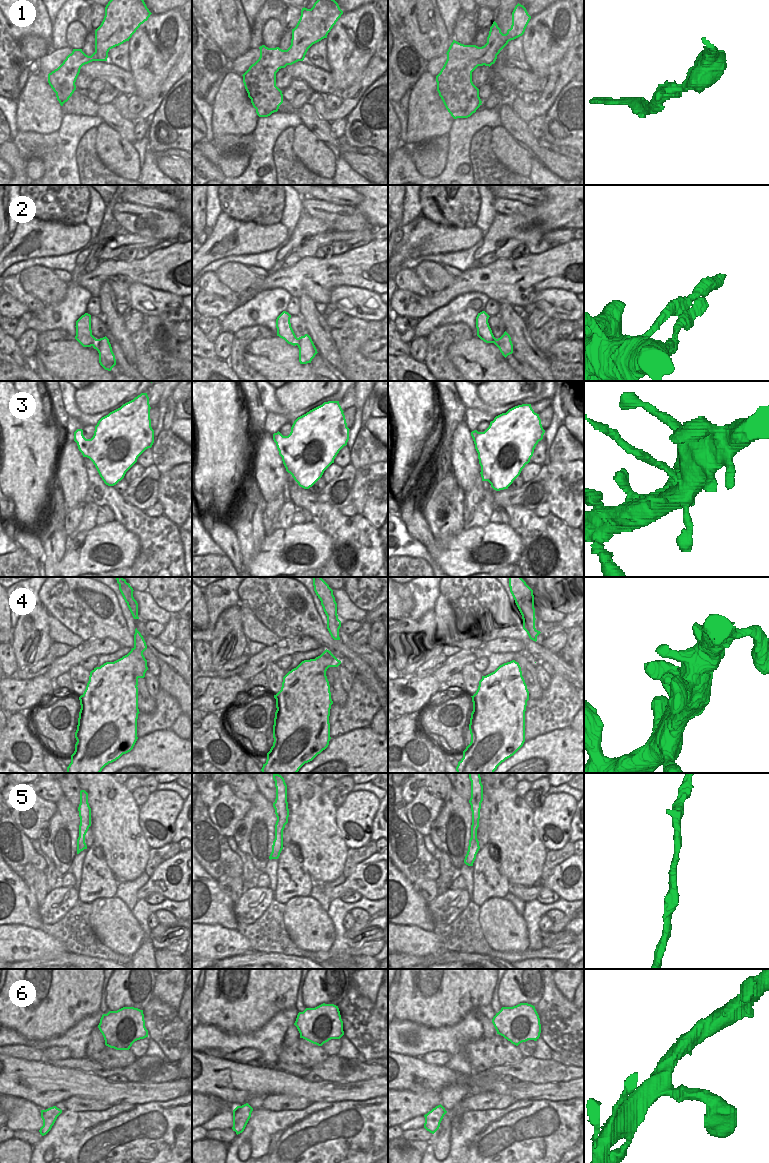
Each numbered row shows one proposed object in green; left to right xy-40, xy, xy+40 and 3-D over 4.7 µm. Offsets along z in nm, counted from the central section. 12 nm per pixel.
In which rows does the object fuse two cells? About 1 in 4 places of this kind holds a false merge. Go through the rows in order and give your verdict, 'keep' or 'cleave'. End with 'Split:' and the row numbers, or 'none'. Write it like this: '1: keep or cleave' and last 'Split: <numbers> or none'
1: keep
2: keep
3: cleave
4: keep
5: keep
6: keep
Split: 3

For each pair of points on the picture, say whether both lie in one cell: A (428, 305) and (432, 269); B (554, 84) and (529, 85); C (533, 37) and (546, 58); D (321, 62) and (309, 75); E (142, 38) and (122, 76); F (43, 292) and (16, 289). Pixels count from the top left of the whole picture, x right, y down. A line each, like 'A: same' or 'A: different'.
A: different
B: different
C: same
D: different
E: different
F: different

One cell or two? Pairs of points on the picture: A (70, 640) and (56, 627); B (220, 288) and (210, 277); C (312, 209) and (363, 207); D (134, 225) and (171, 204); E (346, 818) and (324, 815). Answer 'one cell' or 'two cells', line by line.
A: one cell
B: one cell
C: two cells
D: two cells
E: two cells

